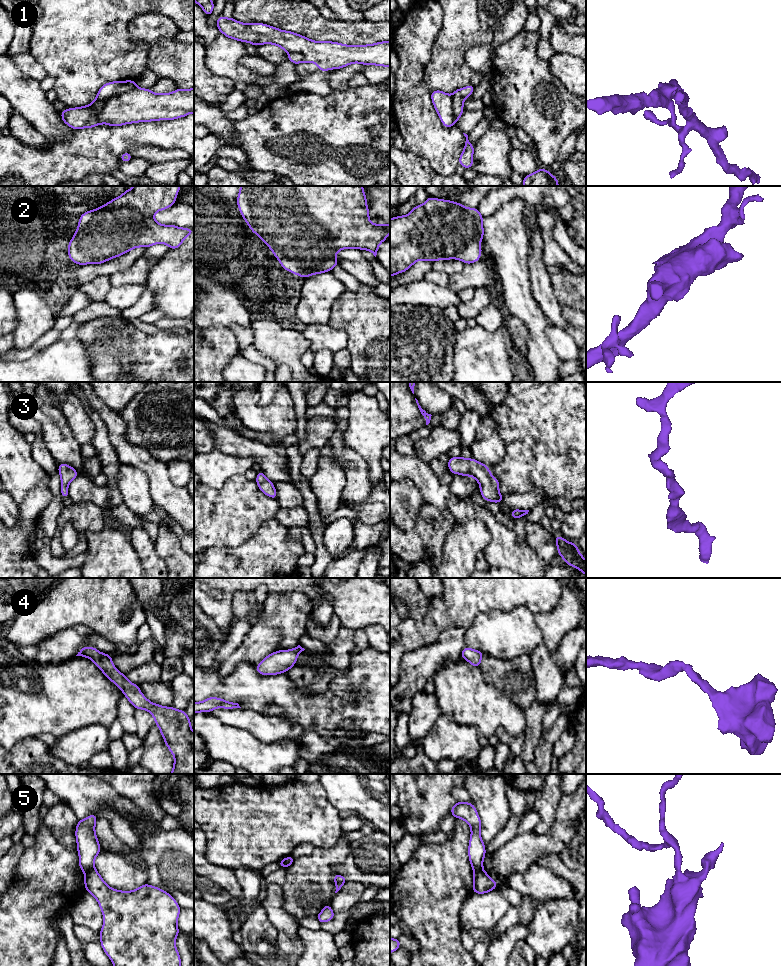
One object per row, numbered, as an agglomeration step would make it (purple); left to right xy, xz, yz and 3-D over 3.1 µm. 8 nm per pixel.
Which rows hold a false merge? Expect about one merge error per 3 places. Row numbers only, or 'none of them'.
1, 5

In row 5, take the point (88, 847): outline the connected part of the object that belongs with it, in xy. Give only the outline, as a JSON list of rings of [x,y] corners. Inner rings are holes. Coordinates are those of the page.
[[[91,814],[84,820],[78,820],[76,827],[77,851],[79,853],[79,867],[86,873],[93,869],[96,856],[101,851],[95,834],[97,815]]]

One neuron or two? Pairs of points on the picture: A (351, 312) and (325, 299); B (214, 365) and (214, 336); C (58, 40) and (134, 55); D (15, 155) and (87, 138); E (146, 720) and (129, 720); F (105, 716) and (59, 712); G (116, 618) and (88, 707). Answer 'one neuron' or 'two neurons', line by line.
A: two neurons
B: one neuron
C: one neuron
D: one neuron
E: two neurons
F: one neuron
G: two neurons

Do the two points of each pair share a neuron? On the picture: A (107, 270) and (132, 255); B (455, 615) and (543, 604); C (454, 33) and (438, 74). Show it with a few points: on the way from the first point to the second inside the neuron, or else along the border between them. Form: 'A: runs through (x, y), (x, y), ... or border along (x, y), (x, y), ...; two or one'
A: runs through (113, 265), (126, 260); one
B: runs through (477, 596), (521, 596); one
C: runs through (452, 43), (445, 64); one

